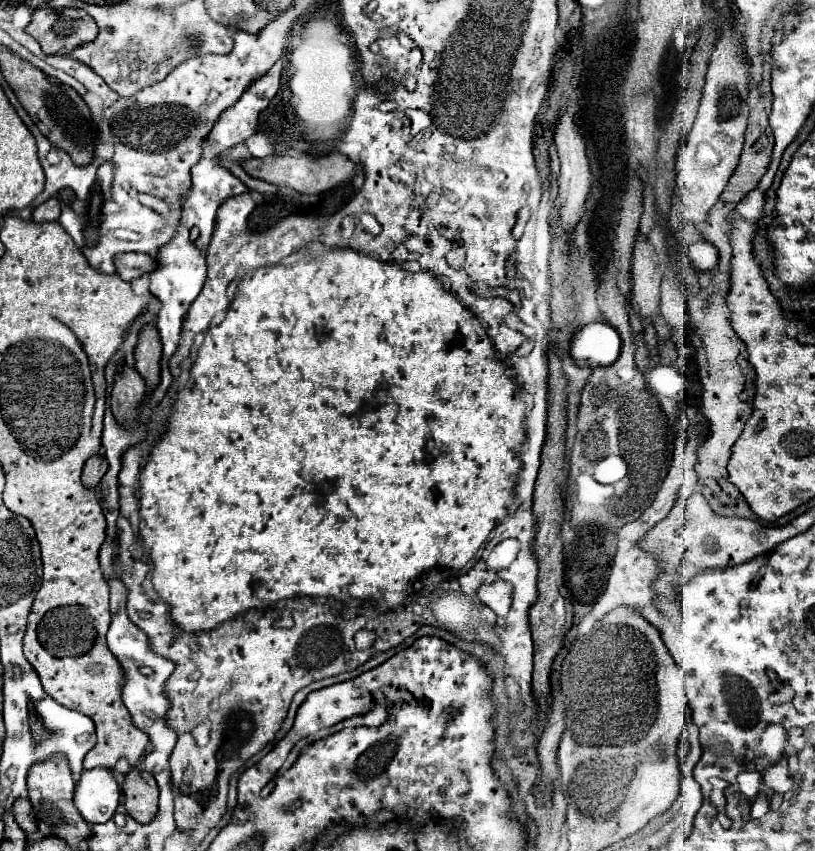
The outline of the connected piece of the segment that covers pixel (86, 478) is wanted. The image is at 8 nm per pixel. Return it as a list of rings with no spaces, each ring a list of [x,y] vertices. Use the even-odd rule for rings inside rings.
[[[94,455],[94,457],[90,457],[90,461],[84,465],[84,469],[82,469],[82,485],[86,487],[90,487],[90,489],[94,489],[94,487],[98,487],[98,483],[100,483],[100,477],[106,473],[106,469],[108,469],[108,465],[106,465],[106,459],[102,457],[102,455]]]

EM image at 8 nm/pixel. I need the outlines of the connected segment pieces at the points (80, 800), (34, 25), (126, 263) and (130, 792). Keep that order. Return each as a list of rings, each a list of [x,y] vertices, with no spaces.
[[[106,769],[84,771],[74,787],[74,805],[88,823],[106,823],[118,807],[120,787]]]
[[[38,7],[26,27],[46,55],[66,55],[98,35],[98,25],[84,9]]]
[[[122,253],[114,257],[114,265],[116,265],[116,275],[122,277],[124,281],[132,281],[138,279],[146,273],[150,273],[156,263],[152,257],[144,255],[144,253]]]
[[[130,769],[122,783],[124,807],[138,823],[148,823],[158,811],[158,785],[148,771]]]

